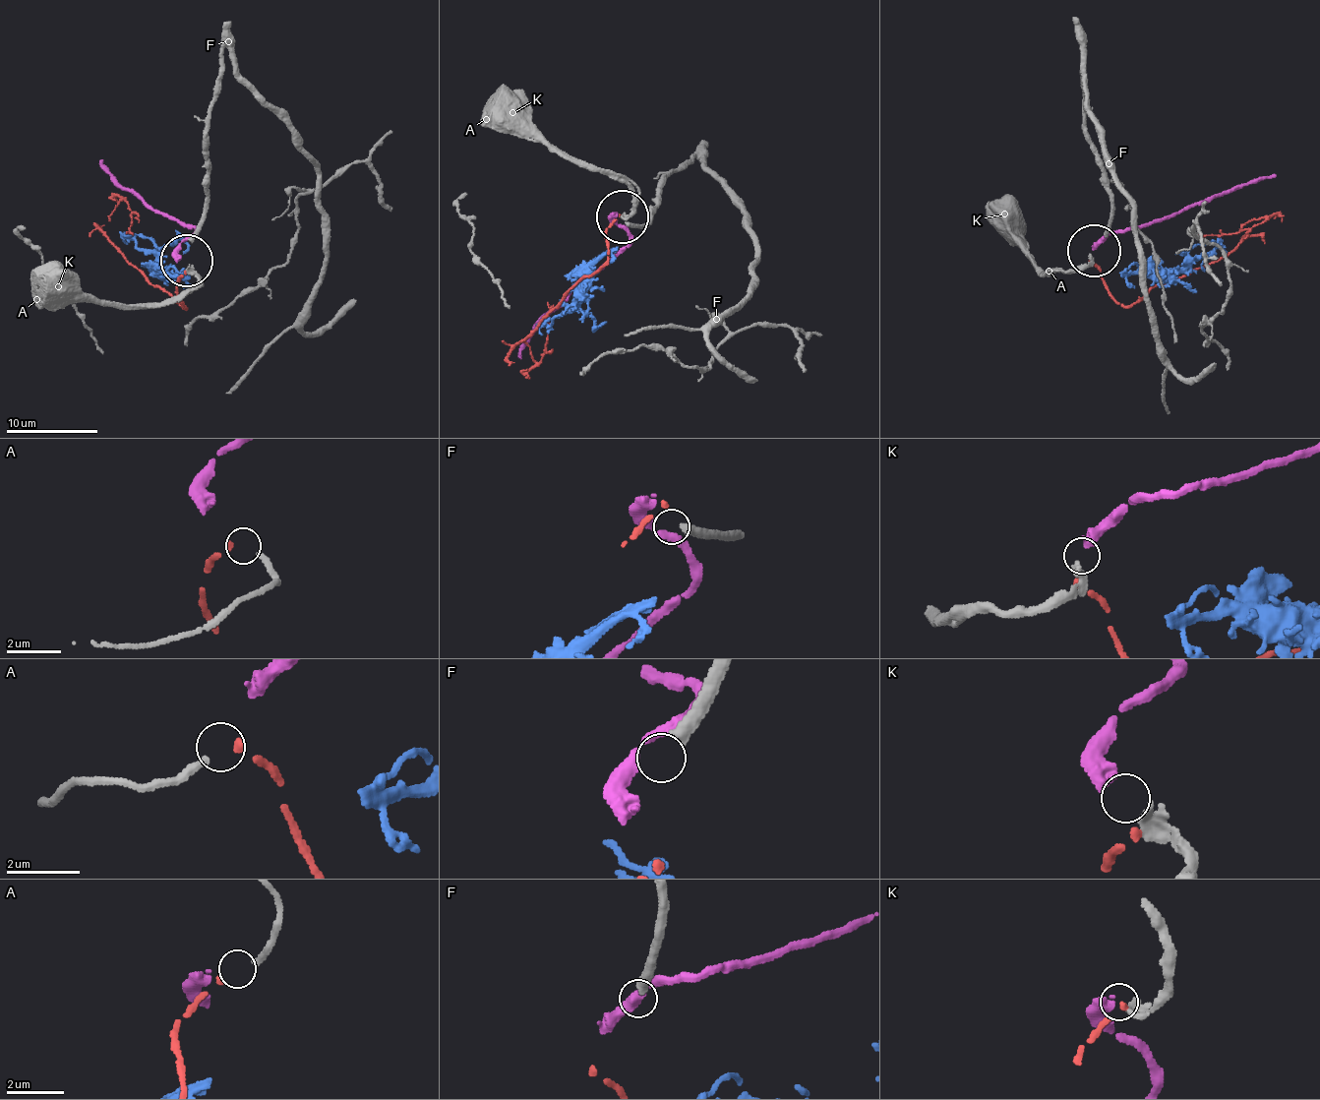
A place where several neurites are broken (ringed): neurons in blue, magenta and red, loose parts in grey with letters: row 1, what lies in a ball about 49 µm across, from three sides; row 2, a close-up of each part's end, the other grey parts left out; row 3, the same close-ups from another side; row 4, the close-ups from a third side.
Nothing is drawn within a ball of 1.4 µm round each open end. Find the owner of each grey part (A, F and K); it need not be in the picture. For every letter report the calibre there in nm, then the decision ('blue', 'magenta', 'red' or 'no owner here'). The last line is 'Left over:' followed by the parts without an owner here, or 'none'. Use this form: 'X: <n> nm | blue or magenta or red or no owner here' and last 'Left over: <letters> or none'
A: 240 nm | red
F: 380 nm | no owner here
K: 380 nm | magenta
Left over: F

